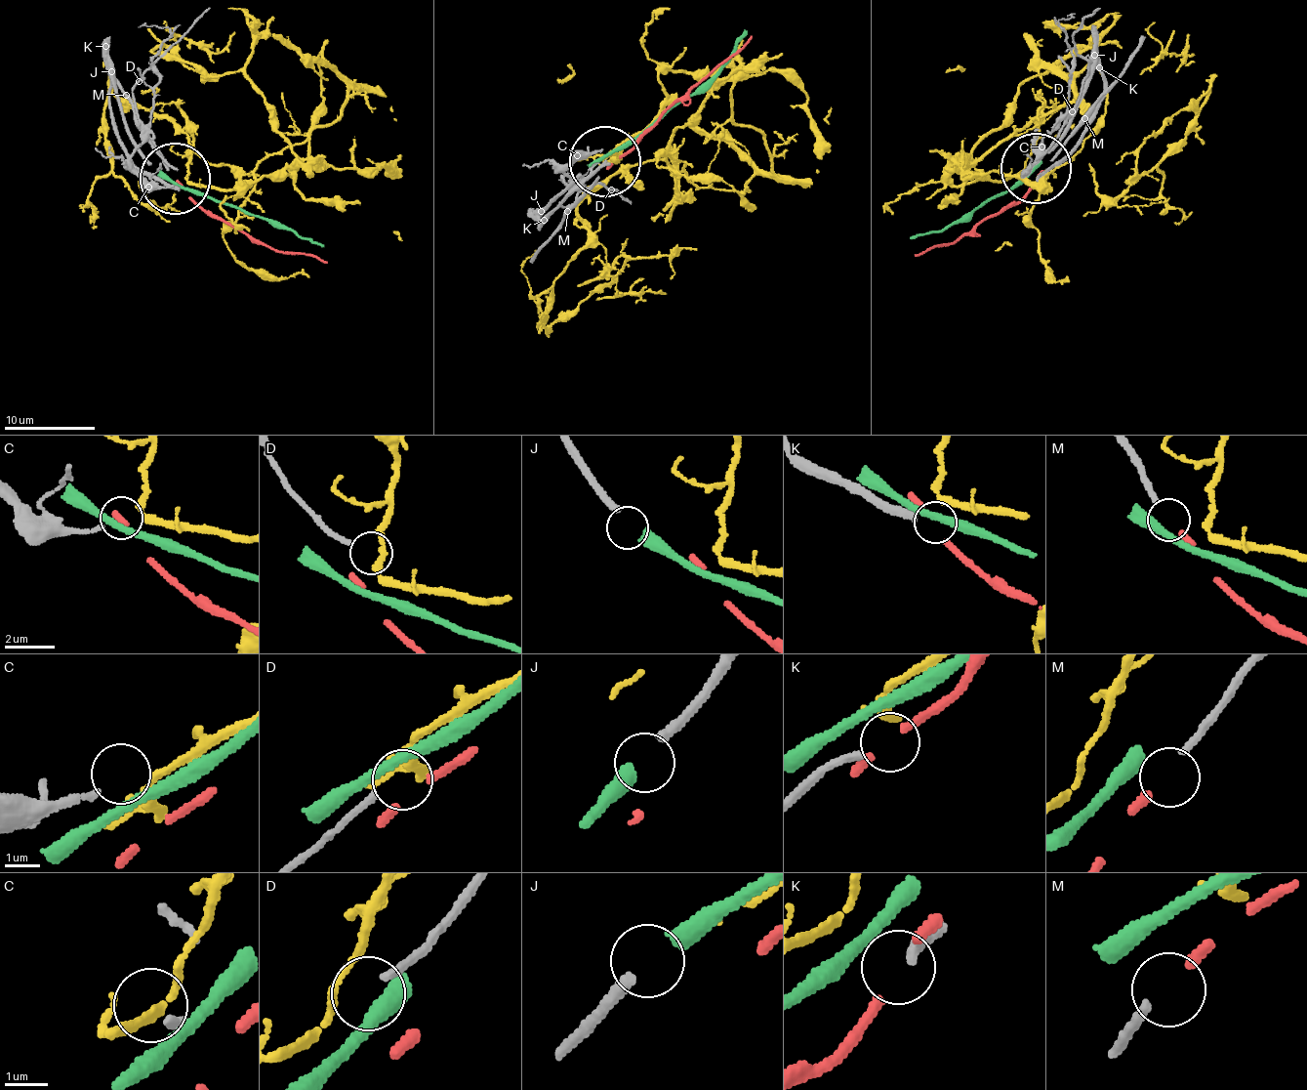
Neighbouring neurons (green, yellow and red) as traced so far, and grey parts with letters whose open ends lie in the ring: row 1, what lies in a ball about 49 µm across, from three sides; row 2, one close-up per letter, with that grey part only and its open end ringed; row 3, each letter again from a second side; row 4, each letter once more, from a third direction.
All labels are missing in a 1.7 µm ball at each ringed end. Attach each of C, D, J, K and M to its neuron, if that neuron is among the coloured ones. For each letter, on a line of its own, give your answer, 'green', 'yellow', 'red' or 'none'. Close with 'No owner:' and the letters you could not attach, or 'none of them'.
C: yellow
D: none
J: green
K: none
M: red
No owner: D, K

